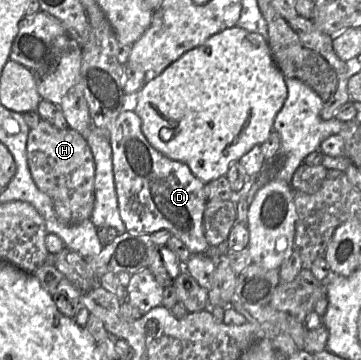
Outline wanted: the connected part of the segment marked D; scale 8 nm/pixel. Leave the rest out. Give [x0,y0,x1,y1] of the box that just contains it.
[110,110,210,254]

